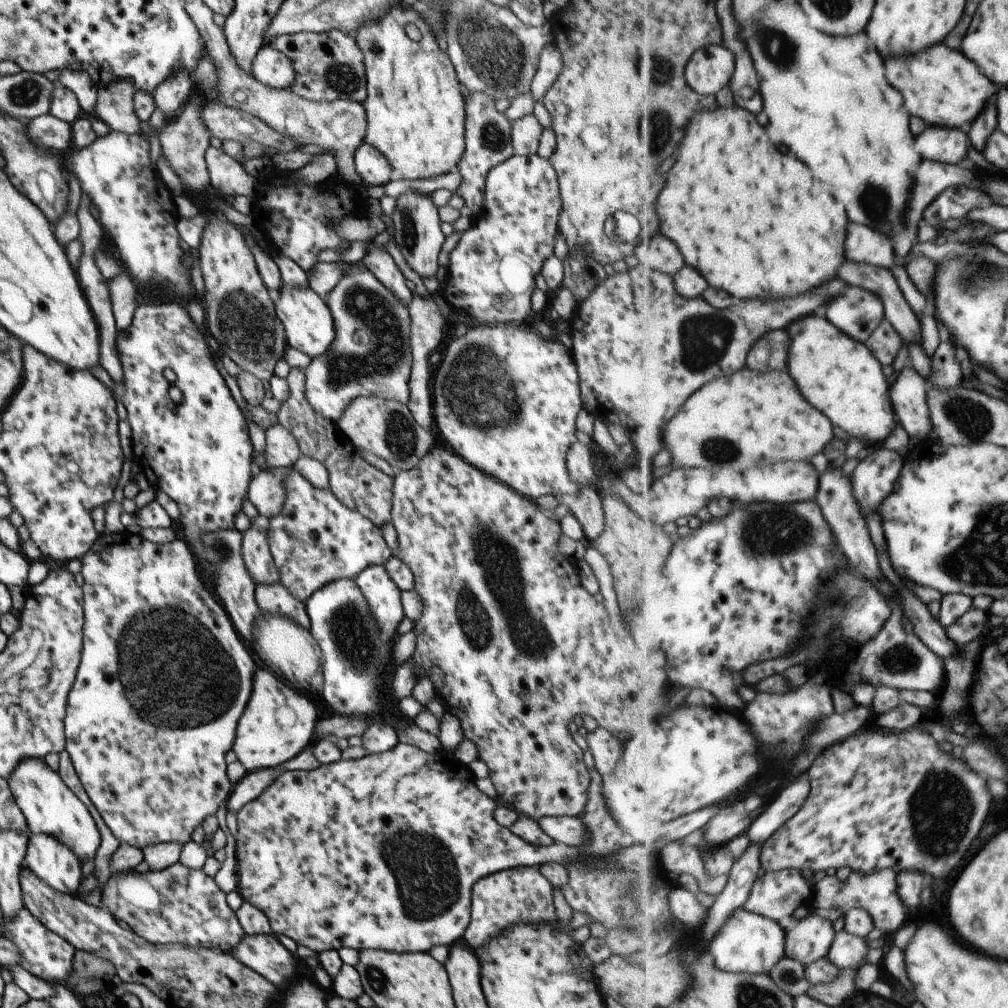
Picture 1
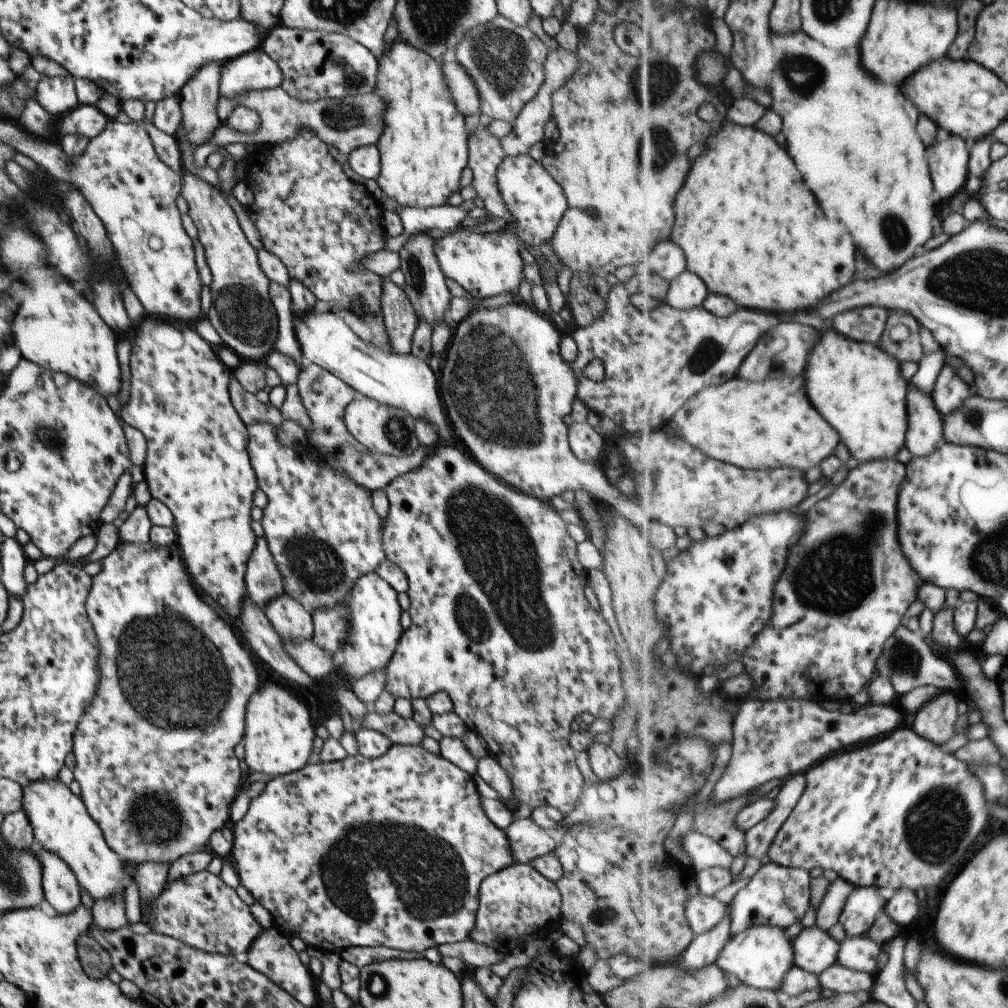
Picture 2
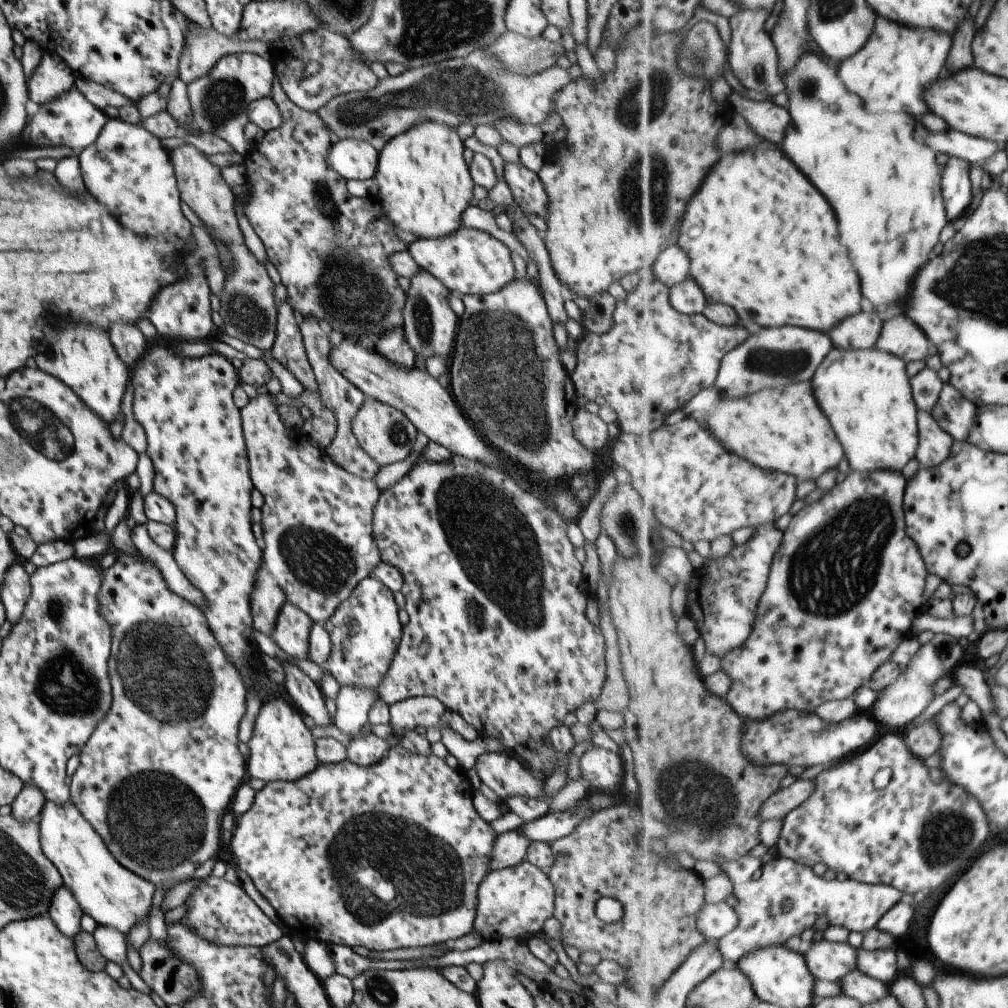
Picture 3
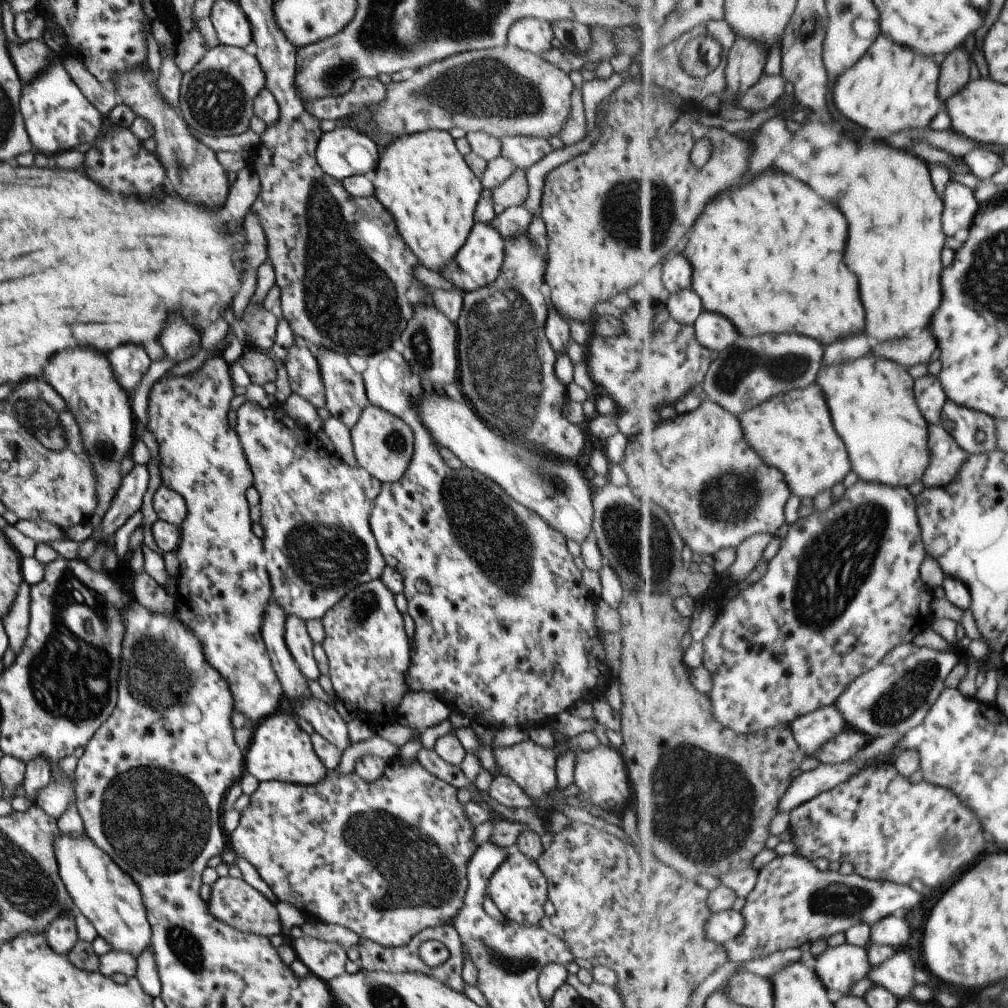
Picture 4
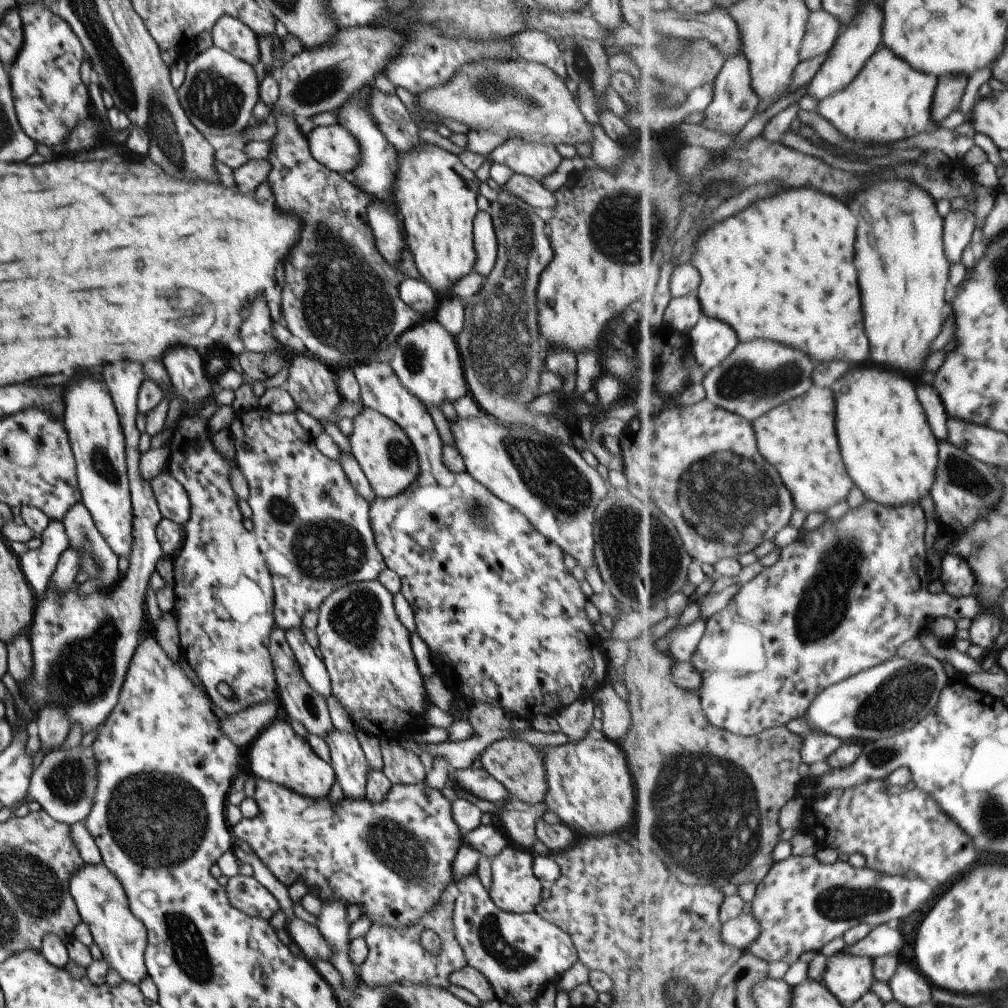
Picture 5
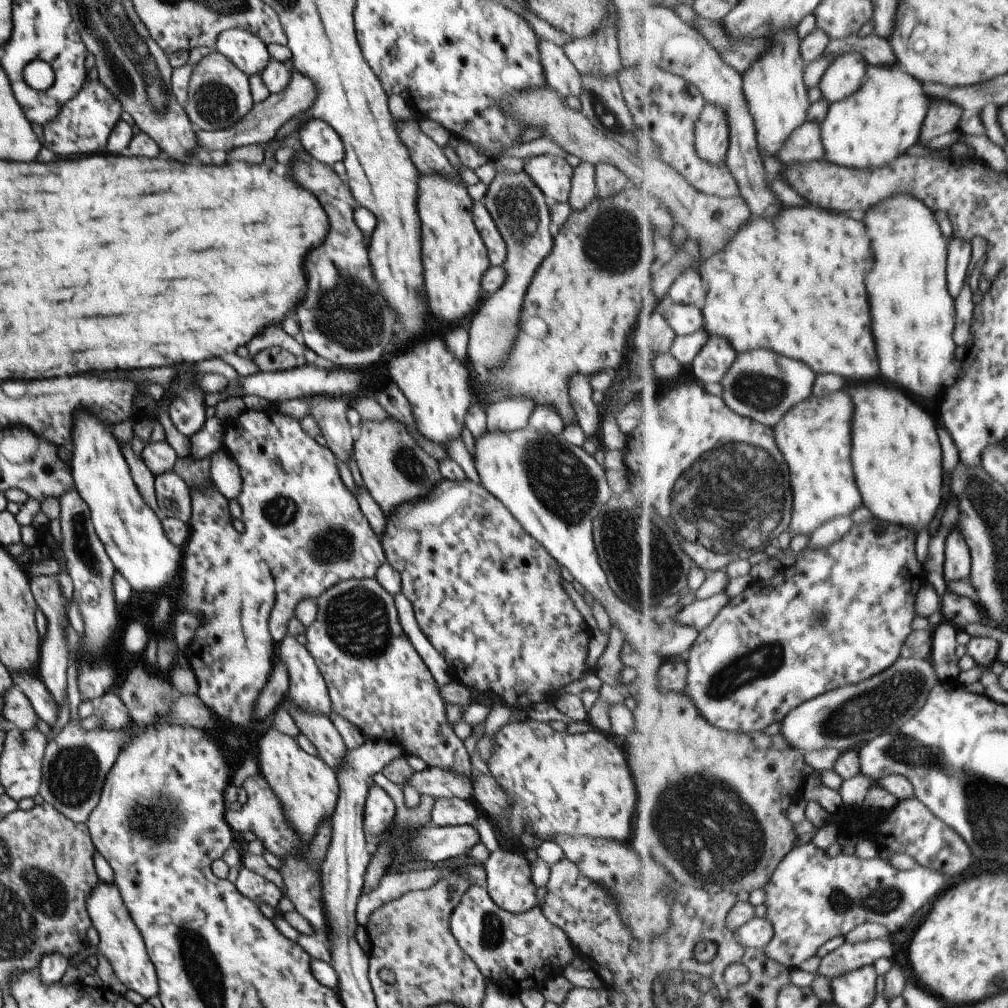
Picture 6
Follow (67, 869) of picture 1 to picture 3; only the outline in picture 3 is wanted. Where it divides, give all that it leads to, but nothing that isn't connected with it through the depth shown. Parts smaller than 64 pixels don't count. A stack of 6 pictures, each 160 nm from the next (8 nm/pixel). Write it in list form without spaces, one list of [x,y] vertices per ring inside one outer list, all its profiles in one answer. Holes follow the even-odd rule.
[[[61,885],[53,892],[47,915],[53,926],[57,928],[57,932],[61,932],[61,936],[73,938],[77,932],[80,932],[82,912],[73,894],[65,886]]]

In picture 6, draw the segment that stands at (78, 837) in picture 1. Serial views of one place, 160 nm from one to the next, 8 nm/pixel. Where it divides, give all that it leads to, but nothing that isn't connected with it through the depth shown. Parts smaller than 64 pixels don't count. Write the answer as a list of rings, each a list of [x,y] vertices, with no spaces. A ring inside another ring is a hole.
[[[97,881],[86,894],[85,910],[99,938],[96,952],[107,959],[119,982],[129,990],[139,993],[145,1000],[157,994],[156,970],[147,956],[142,936],[136,924],[133,924],[115,883]]]

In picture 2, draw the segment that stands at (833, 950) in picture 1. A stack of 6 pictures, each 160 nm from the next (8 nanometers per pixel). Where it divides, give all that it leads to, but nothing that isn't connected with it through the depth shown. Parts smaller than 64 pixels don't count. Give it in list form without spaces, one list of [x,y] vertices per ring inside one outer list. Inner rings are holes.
[[[865,935],[849,937],[846,936],[840,942],[840,954],[838,962],[854,971],[875,973],[877,970],[877,960],[883,950],[882,945],[878,945],[871,937]]]

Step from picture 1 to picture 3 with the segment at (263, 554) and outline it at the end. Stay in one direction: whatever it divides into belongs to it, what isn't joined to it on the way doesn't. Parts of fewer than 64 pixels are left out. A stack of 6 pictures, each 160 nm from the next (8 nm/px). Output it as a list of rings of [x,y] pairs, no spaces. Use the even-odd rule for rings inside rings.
[[[262,562],[255,574],[255,584],[249,600],[252,628],[270,637],[275,628],[277,614],[285,602],[282,590]]]

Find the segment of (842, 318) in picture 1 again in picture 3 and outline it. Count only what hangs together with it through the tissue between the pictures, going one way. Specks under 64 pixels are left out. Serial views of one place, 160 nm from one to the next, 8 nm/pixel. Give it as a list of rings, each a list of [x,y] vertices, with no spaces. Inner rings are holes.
[[[863,310],[861,314],[837,324],[837,328],[831,330],[831,336],[837,348],[873,348],[879,340],[881,326],[883,322],[875,310]]]

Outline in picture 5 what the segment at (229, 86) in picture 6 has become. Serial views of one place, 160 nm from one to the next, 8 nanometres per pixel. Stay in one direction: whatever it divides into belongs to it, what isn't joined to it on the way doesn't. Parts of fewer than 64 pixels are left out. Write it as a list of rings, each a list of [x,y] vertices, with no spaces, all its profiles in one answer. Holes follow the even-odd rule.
[[[215,45],[197,53],[193,60],[186,63],[184,79],[176,93],[185,116],[205,138],[207,136],[225,136],[225,134],[235,136],[245,130],[245,127],[251,124],[251,109],[257,104],[259,95],[258,82],[252,65]]]

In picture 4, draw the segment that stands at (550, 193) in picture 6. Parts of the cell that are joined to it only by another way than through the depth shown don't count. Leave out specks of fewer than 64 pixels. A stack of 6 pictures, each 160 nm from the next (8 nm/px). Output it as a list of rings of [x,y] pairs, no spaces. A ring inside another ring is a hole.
[[[502,136],[500,156],[509,160],[512,168],[525,170],[553,149],[544,138],[526,136]]]

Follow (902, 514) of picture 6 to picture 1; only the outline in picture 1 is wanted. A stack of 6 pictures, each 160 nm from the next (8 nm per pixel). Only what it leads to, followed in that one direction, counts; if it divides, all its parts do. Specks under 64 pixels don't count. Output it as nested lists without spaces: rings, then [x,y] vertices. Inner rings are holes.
[[[811,314],[793,322],[789,326],[789,334],[793,340],[791,352],[789,352],[789,372],[797,380],[801,394],[815,408],[821,408],[821,412],[825,412],[833,420],[834,425],[841,426],[849,437],[867,439],[872,448],[883,445],[899,420],[890,397],[889,377],[884,373],[882,362],[865,344],[853,340],[845,332],[841,332],[837,326],[833,326],[827,318],[821,318],[817,314]]]

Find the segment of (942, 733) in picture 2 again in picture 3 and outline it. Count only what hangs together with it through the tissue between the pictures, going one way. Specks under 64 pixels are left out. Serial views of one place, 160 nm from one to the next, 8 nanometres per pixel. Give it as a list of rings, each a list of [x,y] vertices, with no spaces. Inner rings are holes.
[[[934,718],[911,729],[906,736],[907,748],[911,750],[911,754],[915,754],[921,760],[938,752],[941,742],[943,742],[943,734]]]

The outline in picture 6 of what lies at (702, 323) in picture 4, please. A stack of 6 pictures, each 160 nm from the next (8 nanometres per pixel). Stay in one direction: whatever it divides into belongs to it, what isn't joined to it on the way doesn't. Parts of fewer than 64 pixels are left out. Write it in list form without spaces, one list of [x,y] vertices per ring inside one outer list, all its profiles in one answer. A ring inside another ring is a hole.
[[[708,332],[708,341],[701,348],[692,364],[698,382],[720,382],[732,368],[738,352],[731,341],[717,333]]]

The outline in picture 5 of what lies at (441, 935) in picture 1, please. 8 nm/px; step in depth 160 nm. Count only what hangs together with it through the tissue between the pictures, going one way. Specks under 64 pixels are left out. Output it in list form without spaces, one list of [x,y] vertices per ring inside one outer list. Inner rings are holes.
[[[256,777],[252,798],[258,808],[258,813],[251,819],[242,818],[234,826],[229,827],[230,834],[238,838],[240,842],[245,842],[251,848],[251,852],[254,852],[255,856],[259,858],[261,864],[286,888],[296,881],[301,881],[307,889],[317,888],[317,899],[321,903],[337,901],[345,907],[350,904],[357,904],[360,908],[360,916],[369,919],[371,926],[389,927],[394,931],[399,931],[403,927],[415,924],[440,902],[441,893],[452,882],[452,860],[460,847],[463,833],[451,816],[451,803],[445,799],[445,796],[441,795],[439,789],[433,788],[432,785],[423,782],[417,784],[392,784],[386,795],[376,803],[367,799],[350,799],[349,797],[343,797],[339,803],[334,803],[327,796],[320,799],[307,798],[304,795],[298,795],[293,790],[288,790],[288,788],[280,784]]]

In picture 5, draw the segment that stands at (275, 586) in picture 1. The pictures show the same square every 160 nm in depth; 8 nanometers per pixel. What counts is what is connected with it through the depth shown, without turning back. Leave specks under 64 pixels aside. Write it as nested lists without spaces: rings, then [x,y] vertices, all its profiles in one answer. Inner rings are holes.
[[[301,627],[290,628],[284,631],[284,635],[293,651],[294,659],[299,665],[303,678],[313,691],[320,694],[323,698],[330,695],[330,678],[325,670],[322,660],[320,660],[313,652],[313,648],[306,641]]]

